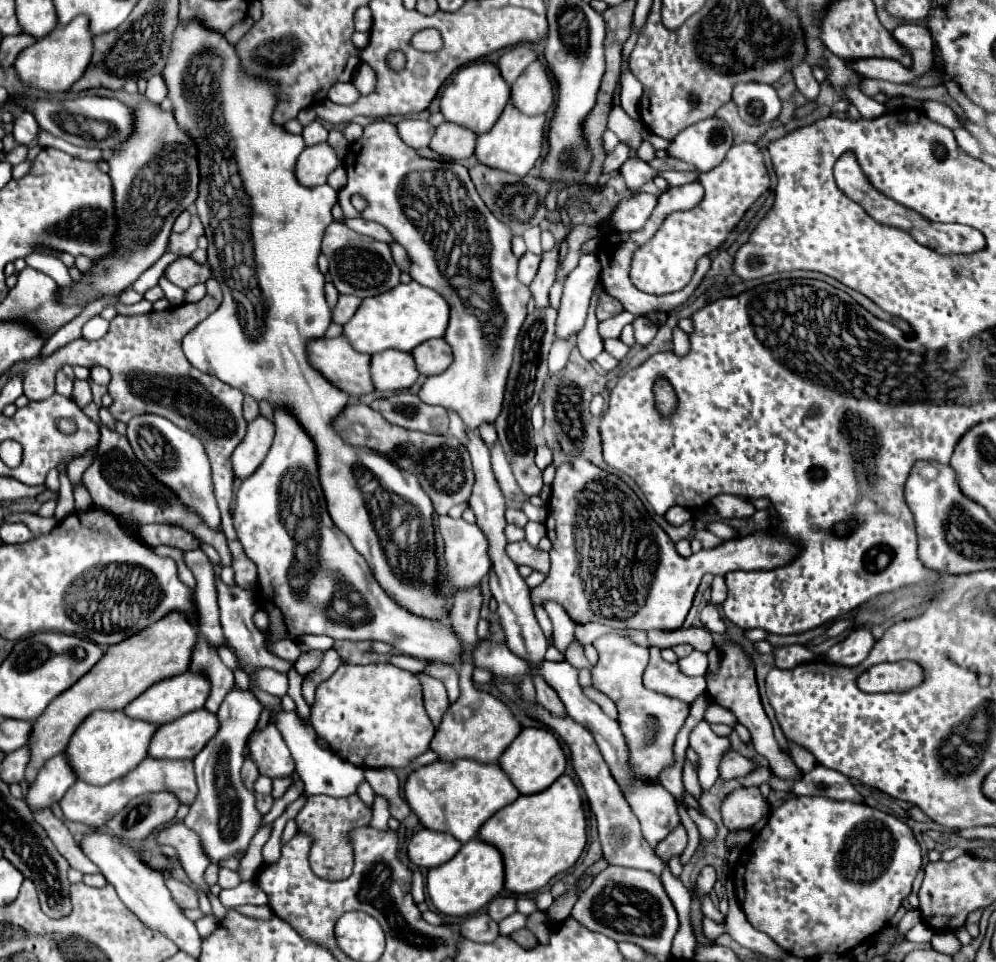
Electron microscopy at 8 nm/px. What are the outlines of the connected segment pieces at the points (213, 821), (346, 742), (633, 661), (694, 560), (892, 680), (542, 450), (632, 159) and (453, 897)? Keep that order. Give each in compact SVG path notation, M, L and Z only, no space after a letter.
M233 689L217 711L221 723L219 733L193 759L199 793L197 793L197 801L191 805L189 815L185 817L183 823L201 837L205 853L209 855L211 863L219 863L239 851L241 853L247 851L249 841L259 831L261 815L255 809L255 795L245 789L239 777L247 735L255 729L259 715L261 715L261 707L255 695L251 691Z
M343 663L339 669L323 681L315 691L315 703L311 711L311 725L317 731L331 751L335 751L341 759L357 765L357 767L375 767L375 769L401 769L407 767L415 757L429 749L429 743L435 735L435 727L423 707L423 687L421 681L391 663L375 663L375 665L349 665Z
M621 635L597 637L593 641L593 647L599 651L599 663L593 667L591 673L593 685L609 699L613 699L619 709L619 727L627 739L635 773L643 779L655 781L659 771L673 763L675 735L689 715L689 705L685 701L655 693L643 685L641 677L649 661L647 647L641 647Z
M573 459L569 463L563 463L557 469L555 481L551 487L549 515L547 515L545 527L547 527L547 537L553 543L551 571L547 579L531 591L531 599L537 605L541 605L545 599L553 599L561 603L577 625L585 625L587 621L597 621L597 623L605 623L611 627L675 631L683 625L691 609L693 595L705 573L725 575L735 569L743 569L743 571L777 569L777 567L791 563L801 551L799 543L795 543L787 535L771 531L771 529L763 529L741 539L723 541L721 545L713 549L703 549L691 555L689 559L685 559L673 549L673 541L667 537L667 533L655 521L647 521L647 509L637 499L633 489L619 477L611 473L608 475L607 471L595 467L593 463L585 459Z
M913 661L883 663L873 665L869 671L859 675L857 687L865 693L889 693L889 691L907 691L921 683L923 671Z
M541 445L541 447L537 447L537 455L535 455L535 463L537 463L537 467L543 471L549 463L551 463L551 451L549 451L549 447L545 447L545 445Z
M631 151L629 153L629 159L619 167L619 173L623 175L627 187L631 191L639 191L639 187L647 181L647 179L653 179L657 173L651 171L649 165L645 165L643 161L637 159L637 155Z
M471 839L459 849L455 859L443 863L443 867L429 869L427 893L439 913L449 917L467 917L499 895L503 889L503 877L505 873L501 853L481 839Z

